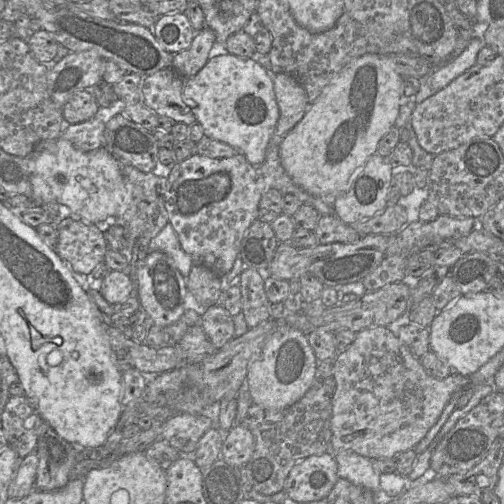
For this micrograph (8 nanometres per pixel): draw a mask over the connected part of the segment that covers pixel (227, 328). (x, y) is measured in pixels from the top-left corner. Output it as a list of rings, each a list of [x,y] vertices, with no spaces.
[[[213,304],[201,315],[201,325],[216,349],[234,337],[233,317],[220,304]]]

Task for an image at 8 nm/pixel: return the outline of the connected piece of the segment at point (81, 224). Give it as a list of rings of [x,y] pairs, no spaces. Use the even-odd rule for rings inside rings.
[[[68,215],[59,220],[57,232],[56,254],[74,274],[89,277],[108,250],[103,226]]]

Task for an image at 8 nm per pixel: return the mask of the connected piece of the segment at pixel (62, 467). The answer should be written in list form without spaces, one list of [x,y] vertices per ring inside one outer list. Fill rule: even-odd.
[[[43,419],[35,451],[39,459],[35,489],[54,491],[65,487],[71,480],[77,451]]]

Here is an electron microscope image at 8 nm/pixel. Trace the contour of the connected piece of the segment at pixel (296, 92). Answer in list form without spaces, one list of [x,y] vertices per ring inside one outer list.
[[[275,74],[273,86],[279,118],[272,136],[276,134],[277,137],[285,137],[304,117],[308,109],[308,98],[301,83],[289,74]]]

